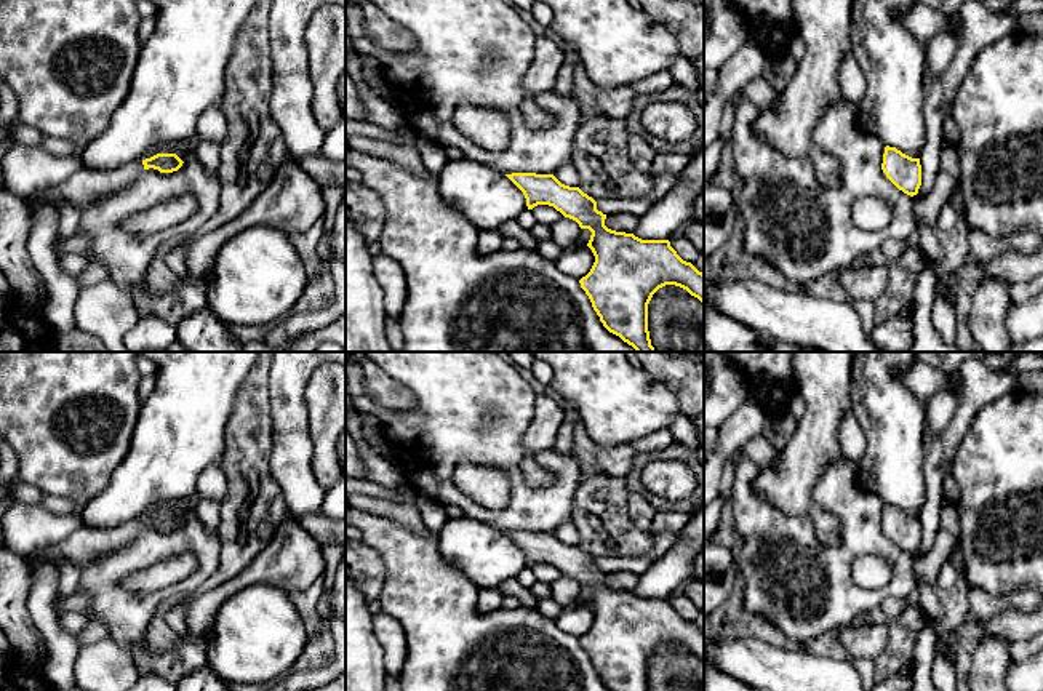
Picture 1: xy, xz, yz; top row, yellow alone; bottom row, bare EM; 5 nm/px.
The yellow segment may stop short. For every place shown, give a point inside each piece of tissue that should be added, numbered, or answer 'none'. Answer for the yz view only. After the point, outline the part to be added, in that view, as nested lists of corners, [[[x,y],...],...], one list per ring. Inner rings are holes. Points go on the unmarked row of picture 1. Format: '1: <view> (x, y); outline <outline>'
none

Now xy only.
1: xy (83, 546); outline [[[142,518],[118,525],[115,528],[88,528],[80,525],[59,544],[35,550],[26,557],[29,565],[34,560],[46,560],[51,566],[58,566],[61,560],[75,563],[80,569],[90,563],[131,544],[142,533]]]

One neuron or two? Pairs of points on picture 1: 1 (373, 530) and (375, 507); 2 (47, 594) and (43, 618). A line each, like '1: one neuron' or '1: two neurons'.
1: two neurons
2: one neuron

